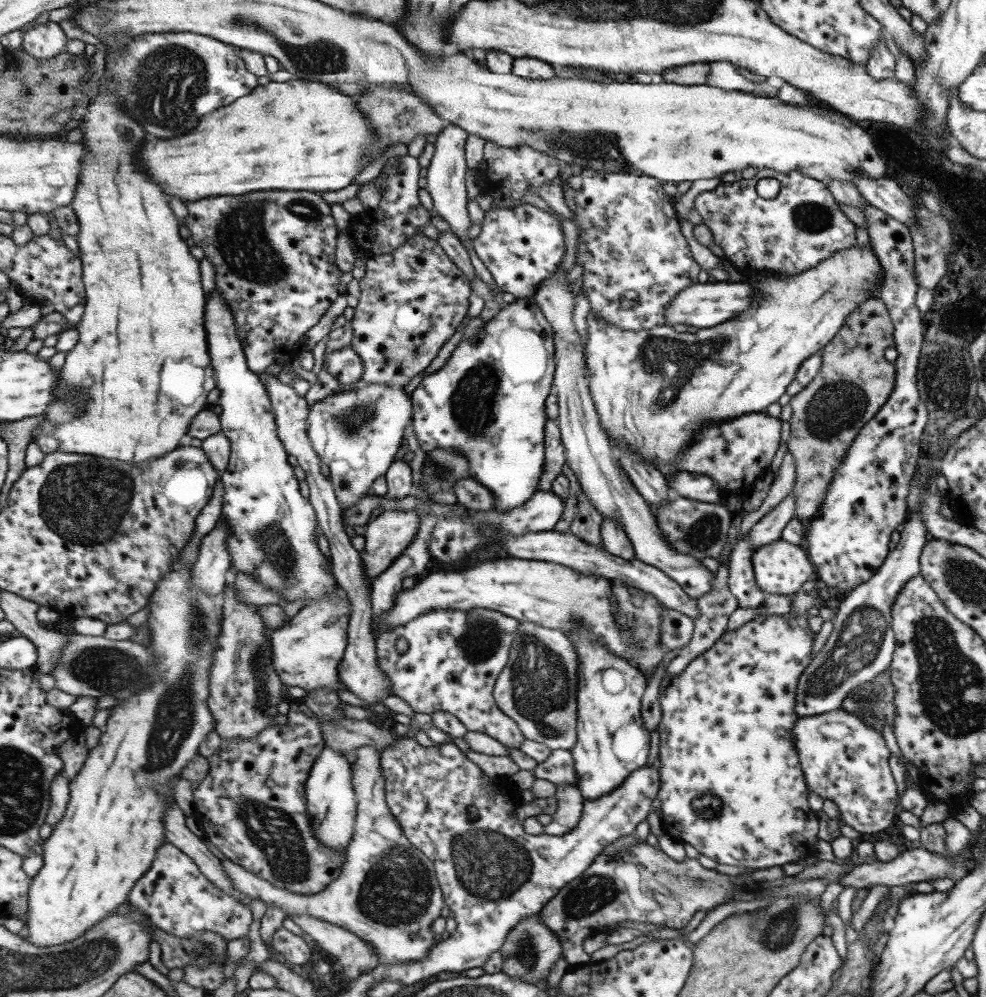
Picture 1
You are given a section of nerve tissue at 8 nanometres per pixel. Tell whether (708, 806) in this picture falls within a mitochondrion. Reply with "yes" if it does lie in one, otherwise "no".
yes

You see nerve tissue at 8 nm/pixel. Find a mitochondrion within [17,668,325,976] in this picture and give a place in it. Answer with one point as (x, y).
(271, 829)

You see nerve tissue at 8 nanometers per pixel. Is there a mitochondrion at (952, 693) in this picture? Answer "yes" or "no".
yes

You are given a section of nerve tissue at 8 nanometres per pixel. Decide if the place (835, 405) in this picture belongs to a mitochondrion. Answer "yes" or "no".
yes

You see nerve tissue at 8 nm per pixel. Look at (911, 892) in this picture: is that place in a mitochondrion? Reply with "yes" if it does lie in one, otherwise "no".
no

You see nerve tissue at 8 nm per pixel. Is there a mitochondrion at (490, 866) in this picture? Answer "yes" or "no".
yes

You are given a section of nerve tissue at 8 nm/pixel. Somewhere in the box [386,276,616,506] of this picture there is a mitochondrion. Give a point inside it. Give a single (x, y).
(475, 400)

